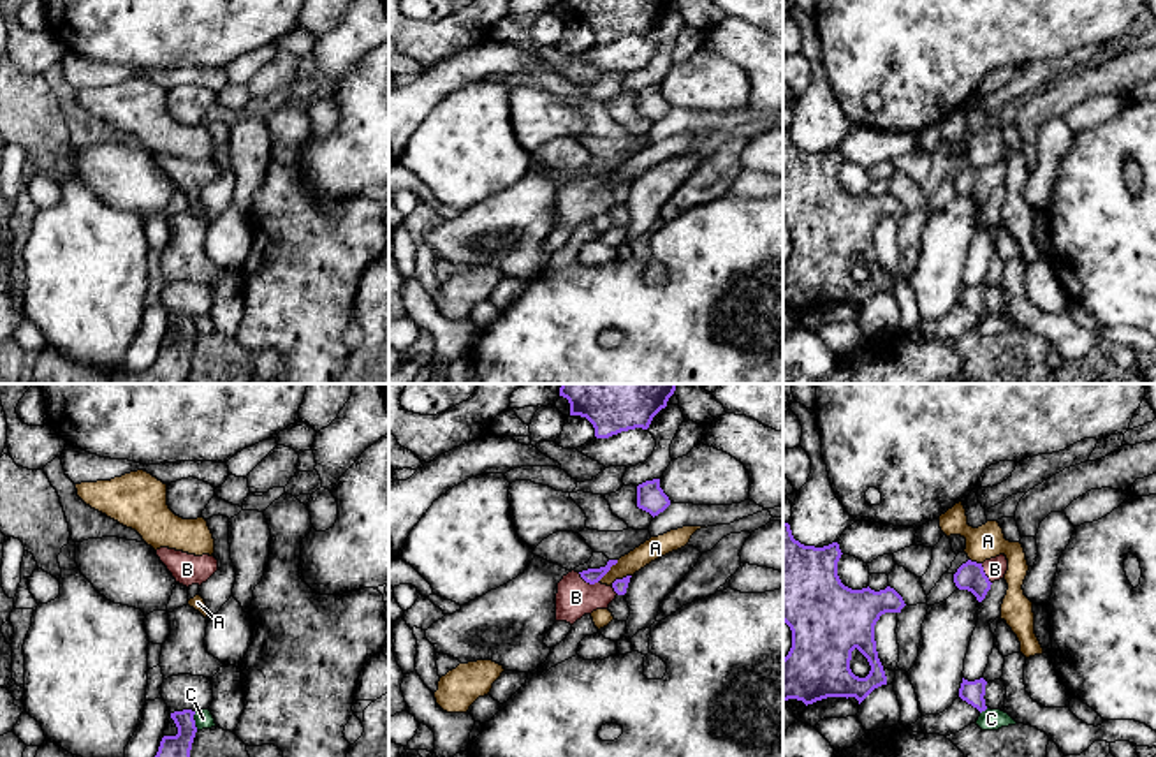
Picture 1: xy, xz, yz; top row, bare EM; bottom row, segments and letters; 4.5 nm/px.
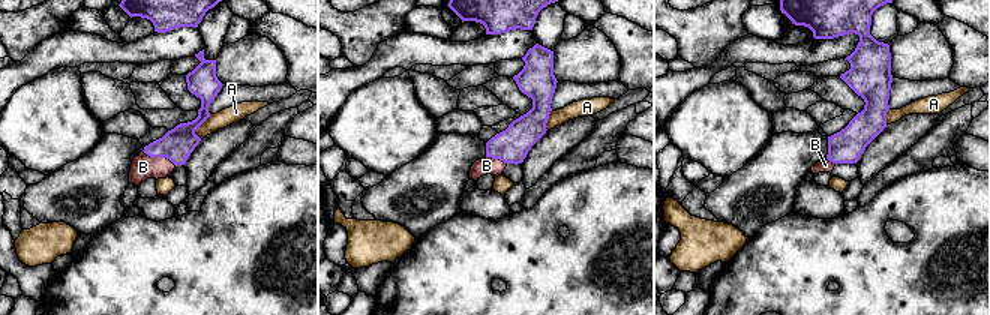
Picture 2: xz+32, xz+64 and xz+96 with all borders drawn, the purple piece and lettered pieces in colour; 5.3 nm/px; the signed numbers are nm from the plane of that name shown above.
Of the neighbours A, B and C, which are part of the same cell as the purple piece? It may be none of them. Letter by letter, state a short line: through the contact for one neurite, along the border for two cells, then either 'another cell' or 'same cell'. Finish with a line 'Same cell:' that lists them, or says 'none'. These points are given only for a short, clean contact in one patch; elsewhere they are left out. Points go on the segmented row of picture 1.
A: line xz (618, 560), (597, 581); another cell
B: line xz (592, 576), (588, 581), (576, 597); same cell
C: line xy (194, 712), (194, 726), (197, 729); another cell
Same cell: B

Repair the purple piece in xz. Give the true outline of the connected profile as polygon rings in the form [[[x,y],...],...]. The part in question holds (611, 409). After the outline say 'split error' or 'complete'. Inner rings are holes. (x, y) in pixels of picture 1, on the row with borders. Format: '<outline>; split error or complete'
[[[561,384],[560,396],[570,403],[570,415],[586,417],[596,438],[621,431],[648,430],[667,407],[677,384]]]; complete

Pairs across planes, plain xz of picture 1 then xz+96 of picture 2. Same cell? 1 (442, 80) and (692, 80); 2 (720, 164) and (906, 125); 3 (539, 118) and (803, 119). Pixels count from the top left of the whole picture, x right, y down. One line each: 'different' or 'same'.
1: same
2: different
3: different

